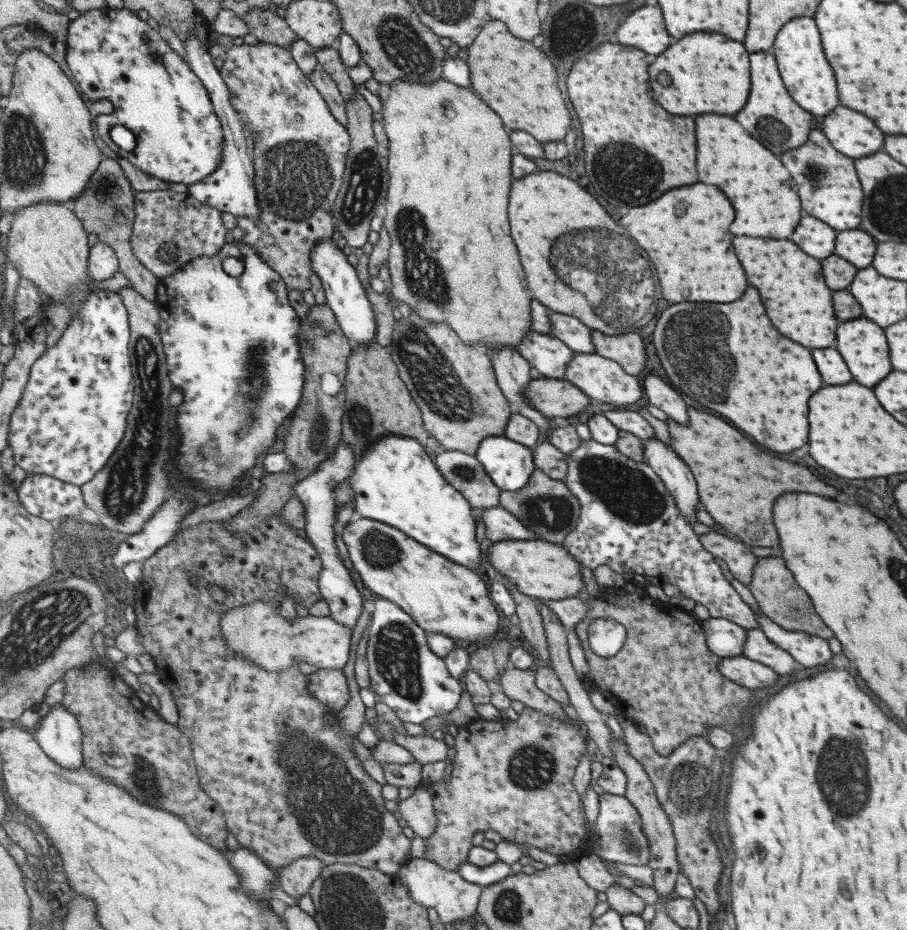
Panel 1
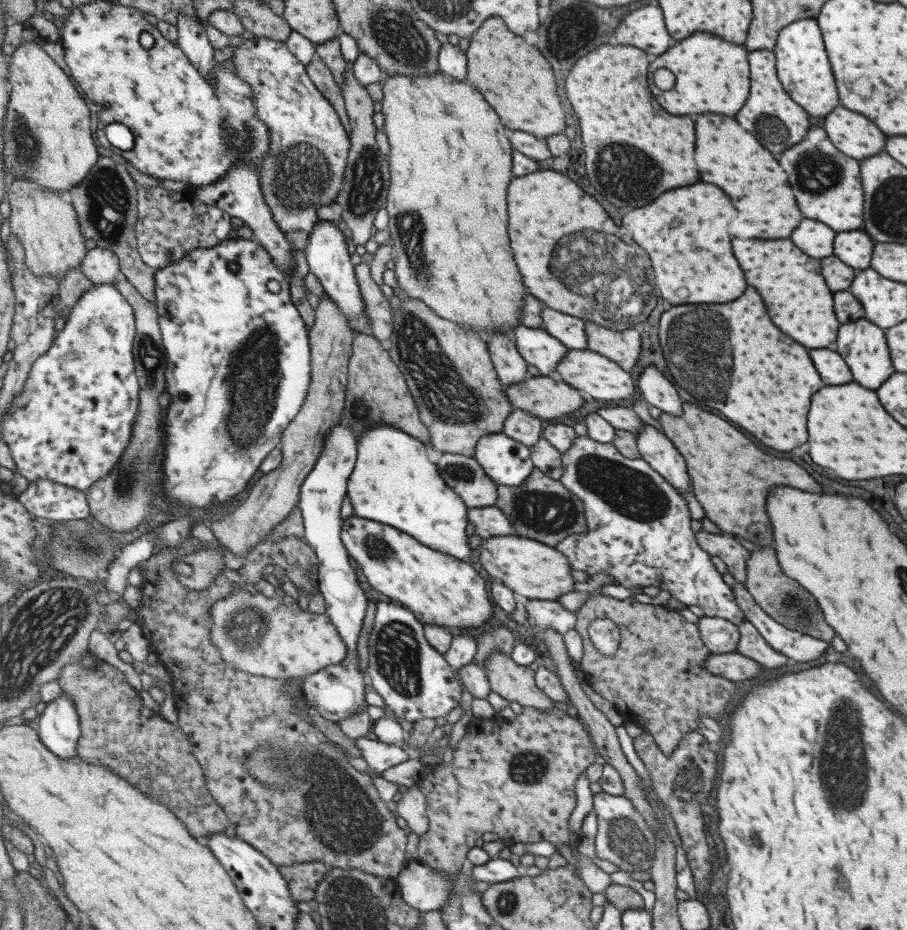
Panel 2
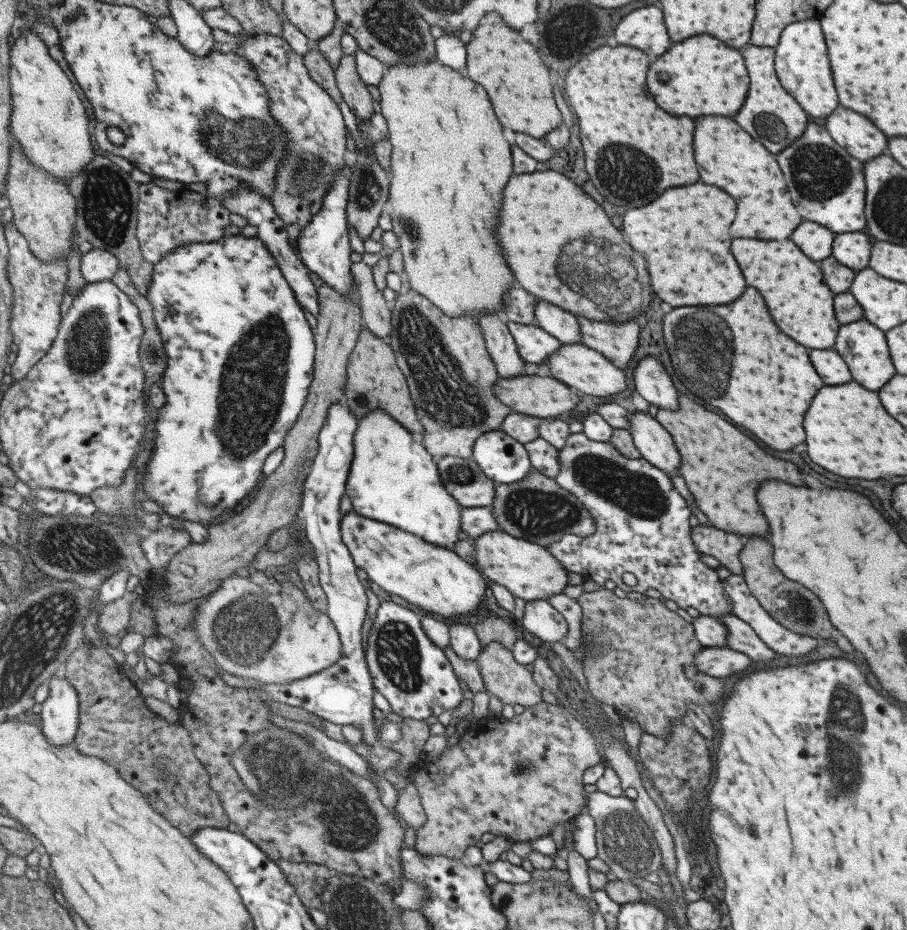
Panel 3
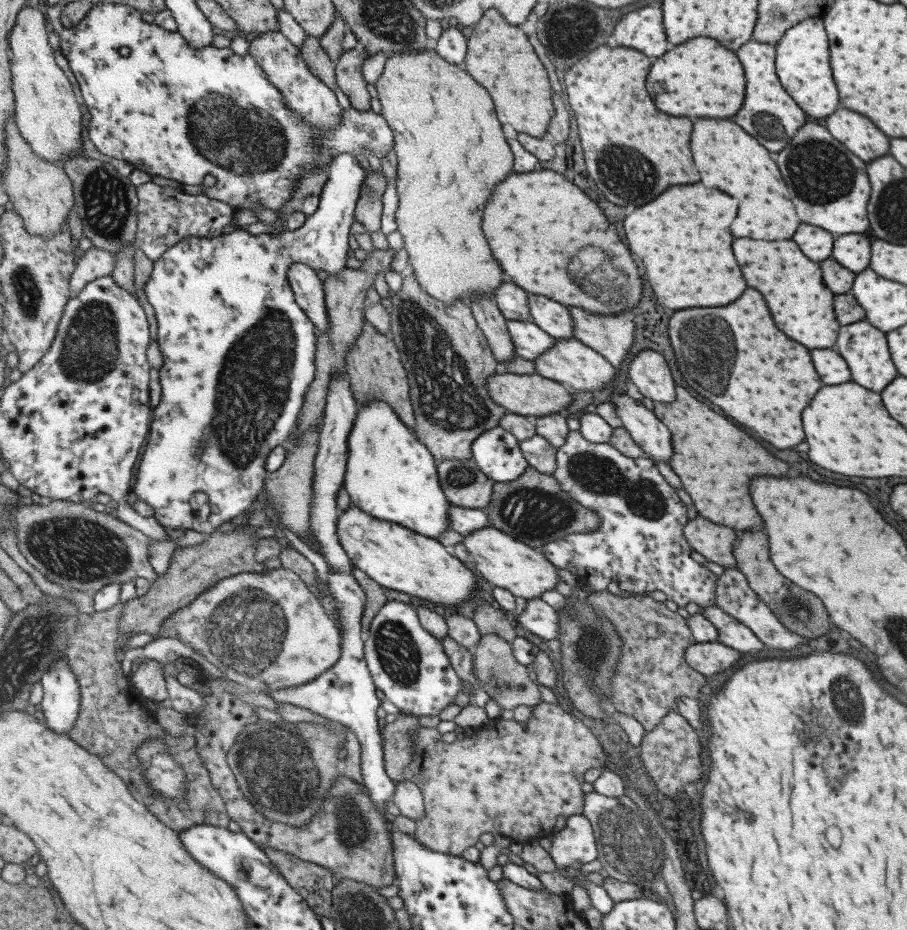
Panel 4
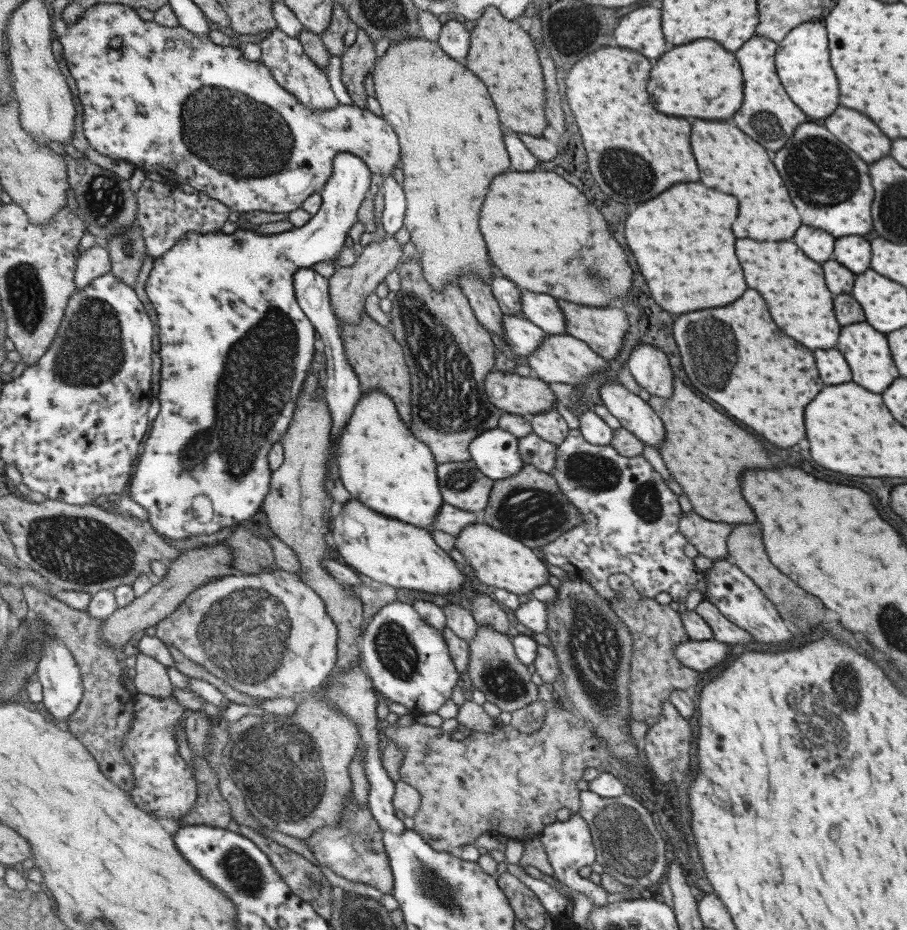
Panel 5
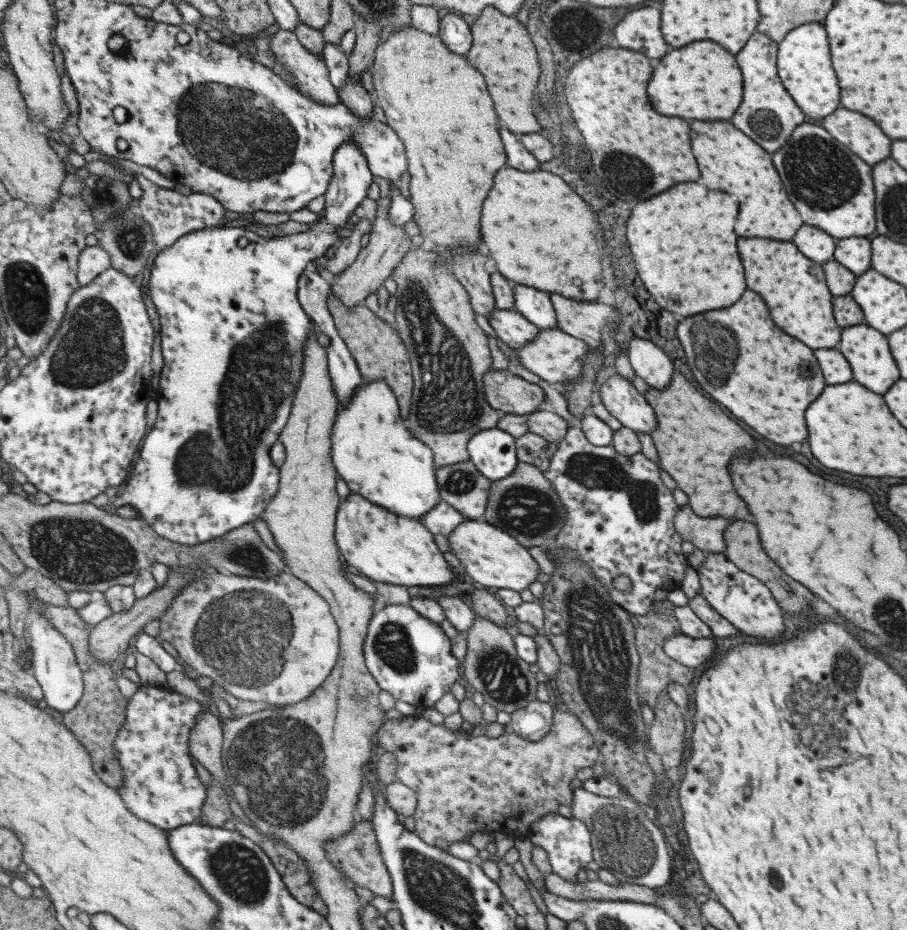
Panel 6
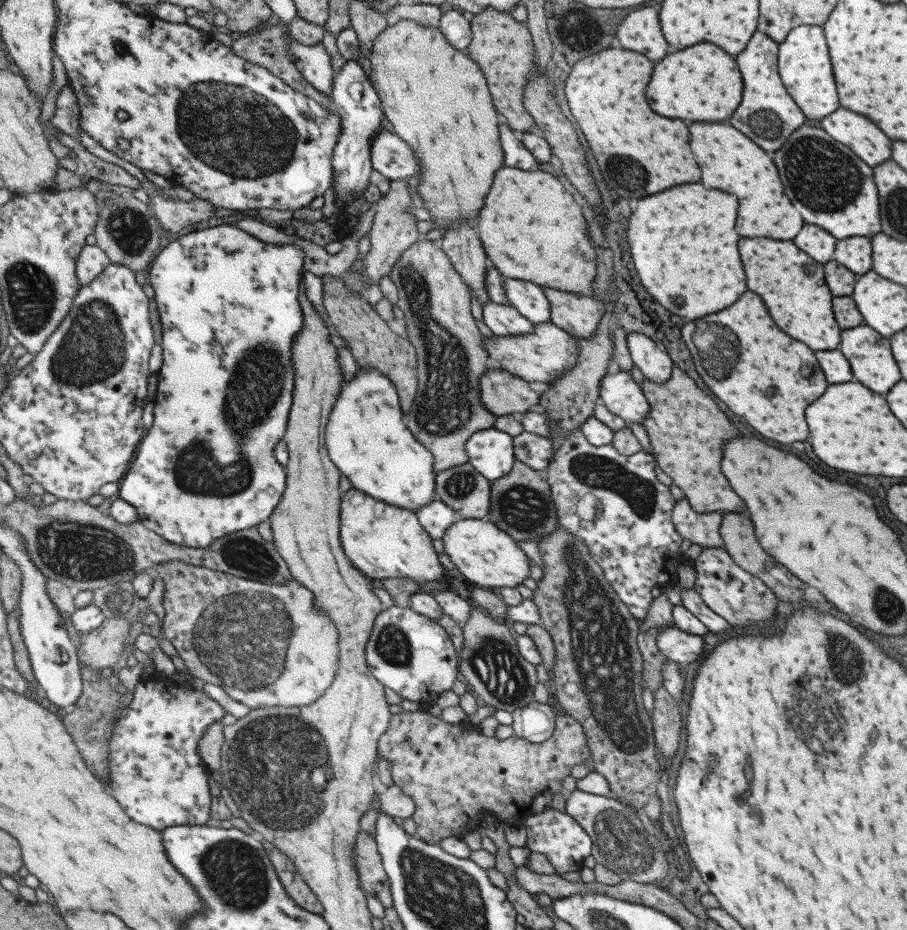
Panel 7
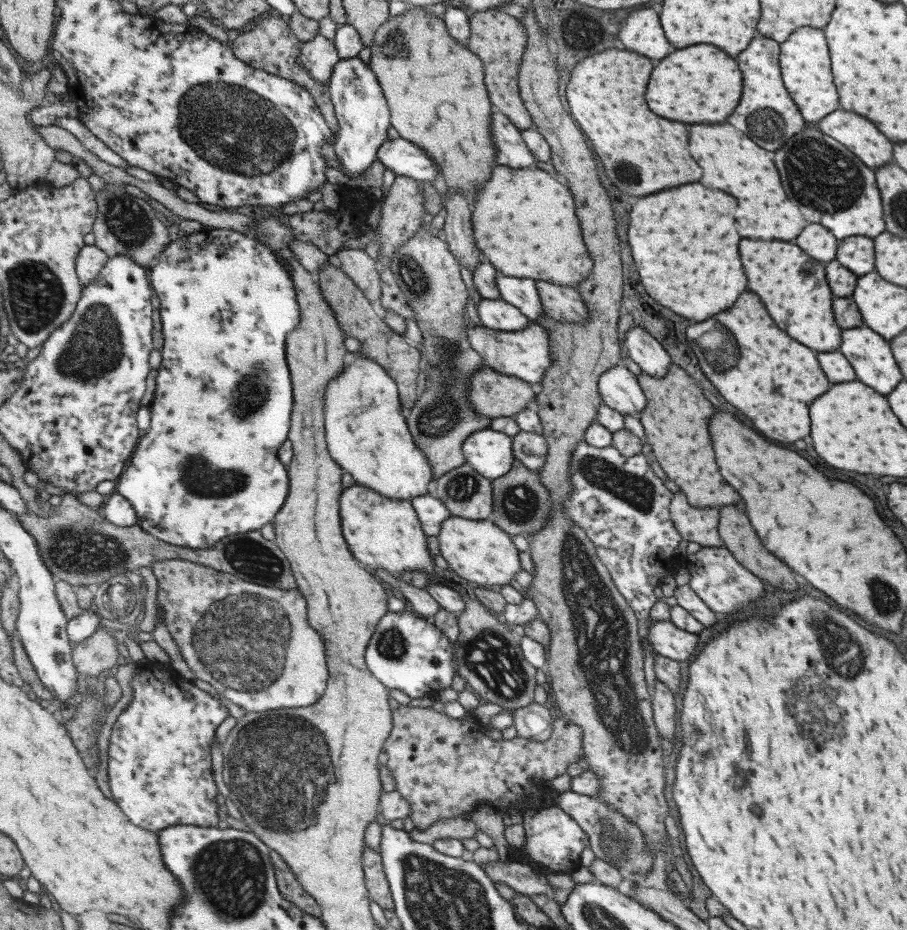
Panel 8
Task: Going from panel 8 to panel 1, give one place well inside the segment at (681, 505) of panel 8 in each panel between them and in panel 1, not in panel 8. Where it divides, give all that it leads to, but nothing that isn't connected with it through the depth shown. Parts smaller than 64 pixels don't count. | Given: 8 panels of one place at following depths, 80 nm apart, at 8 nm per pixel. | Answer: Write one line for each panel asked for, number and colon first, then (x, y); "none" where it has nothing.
1: (737, 556)
2: (734, 556)
3: (724, 546)
4: (714, 542)
5: (708, 537)
6: (705, 534)
7: (699, 528)

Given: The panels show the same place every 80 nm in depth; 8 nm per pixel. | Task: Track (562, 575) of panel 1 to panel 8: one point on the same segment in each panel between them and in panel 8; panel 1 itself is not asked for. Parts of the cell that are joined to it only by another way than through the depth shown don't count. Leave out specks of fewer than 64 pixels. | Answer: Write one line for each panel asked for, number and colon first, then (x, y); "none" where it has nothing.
2: (532, 570)
3: (526, 570)
4: (507, 563)
5: (497, 559)
6: (492, 558)
7: (481, 551)
8: (479, 551)

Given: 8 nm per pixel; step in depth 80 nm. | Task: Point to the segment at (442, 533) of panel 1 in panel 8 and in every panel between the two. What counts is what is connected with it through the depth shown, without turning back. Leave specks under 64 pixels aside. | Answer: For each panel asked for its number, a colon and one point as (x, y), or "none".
2: (394, 482)
3: (394, 479)
4: (391, 475)
5: (381, 462)
6: (374, 452)
7: (367, 437)
8: (368, 435)

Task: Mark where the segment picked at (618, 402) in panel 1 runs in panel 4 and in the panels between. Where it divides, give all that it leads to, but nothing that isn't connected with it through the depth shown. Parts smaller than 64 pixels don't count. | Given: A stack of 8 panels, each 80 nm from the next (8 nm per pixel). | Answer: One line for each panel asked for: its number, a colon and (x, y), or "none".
2: (596, 377)
3: (585, 371)
4: (567, 361)

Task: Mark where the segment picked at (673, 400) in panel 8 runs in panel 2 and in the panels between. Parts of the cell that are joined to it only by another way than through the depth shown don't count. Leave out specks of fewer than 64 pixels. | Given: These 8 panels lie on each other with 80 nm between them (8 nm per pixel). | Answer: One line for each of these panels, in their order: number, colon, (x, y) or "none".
2: (730, 476)
3: (722, 468)
4: (714, 460)
5: (704, 451)
6: (694, 439)
7: (685, 428)

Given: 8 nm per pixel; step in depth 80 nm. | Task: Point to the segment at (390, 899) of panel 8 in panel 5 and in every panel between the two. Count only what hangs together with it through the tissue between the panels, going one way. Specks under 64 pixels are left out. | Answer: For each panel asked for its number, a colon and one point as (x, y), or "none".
5: (354, 849)
6: (358, 853)
7: (375, 880)

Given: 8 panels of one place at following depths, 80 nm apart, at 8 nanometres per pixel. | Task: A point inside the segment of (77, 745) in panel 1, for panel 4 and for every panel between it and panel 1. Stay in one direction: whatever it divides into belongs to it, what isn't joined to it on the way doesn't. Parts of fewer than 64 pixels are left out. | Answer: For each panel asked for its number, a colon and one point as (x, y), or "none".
2: (59, 726)
3: (60, 715)
4: (62, 701)

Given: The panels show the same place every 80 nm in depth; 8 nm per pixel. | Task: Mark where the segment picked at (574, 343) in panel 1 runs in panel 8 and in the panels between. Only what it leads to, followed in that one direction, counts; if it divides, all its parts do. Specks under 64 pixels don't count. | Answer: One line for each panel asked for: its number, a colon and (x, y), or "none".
2: (568, 330)
3: (561, 324)
4: (553, 318)
5: (541, 309)
6: (534, 305)
7: (529, 300)
8: (521, 293)

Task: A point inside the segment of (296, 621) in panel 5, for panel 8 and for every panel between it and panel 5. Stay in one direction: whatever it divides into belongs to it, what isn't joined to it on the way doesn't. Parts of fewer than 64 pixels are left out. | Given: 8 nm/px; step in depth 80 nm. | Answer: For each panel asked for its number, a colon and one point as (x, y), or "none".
6: (276, 641)
7: (266, 645)
8: (256, 645)

